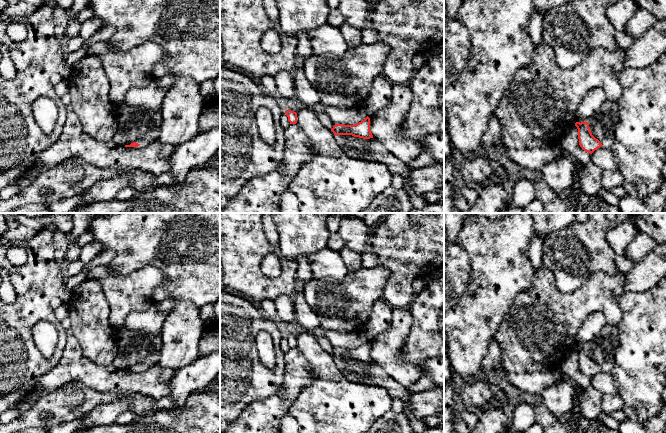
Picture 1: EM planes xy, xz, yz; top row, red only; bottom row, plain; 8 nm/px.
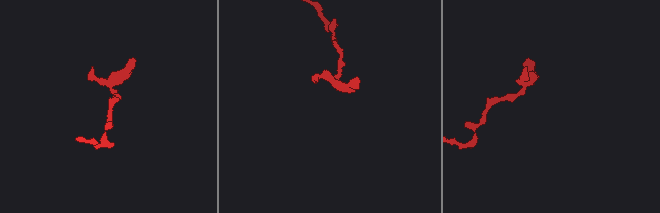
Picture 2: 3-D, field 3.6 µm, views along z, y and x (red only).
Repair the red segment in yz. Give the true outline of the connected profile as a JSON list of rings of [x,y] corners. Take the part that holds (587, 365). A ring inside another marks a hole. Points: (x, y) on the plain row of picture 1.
[[[606,324],[589,346],[576,346],[580,371],[592,378],[600,371],[610,372],[618,347],[617,326]]]

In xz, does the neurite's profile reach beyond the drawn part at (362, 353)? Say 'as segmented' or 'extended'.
extended

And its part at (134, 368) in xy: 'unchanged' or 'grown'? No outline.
grown

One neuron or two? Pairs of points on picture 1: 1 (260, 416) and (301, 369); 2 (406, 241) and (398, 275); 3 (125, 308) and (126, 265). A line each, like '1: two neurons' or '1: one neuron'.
1: one neuron
2: one neuron
3: two neurons

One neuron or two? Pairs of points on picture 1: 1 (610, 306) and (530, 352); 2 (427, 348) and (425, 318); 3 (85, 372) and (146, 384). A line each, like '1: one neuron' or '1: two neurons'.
1: one neuron
2: one neuron
3: one neuron

